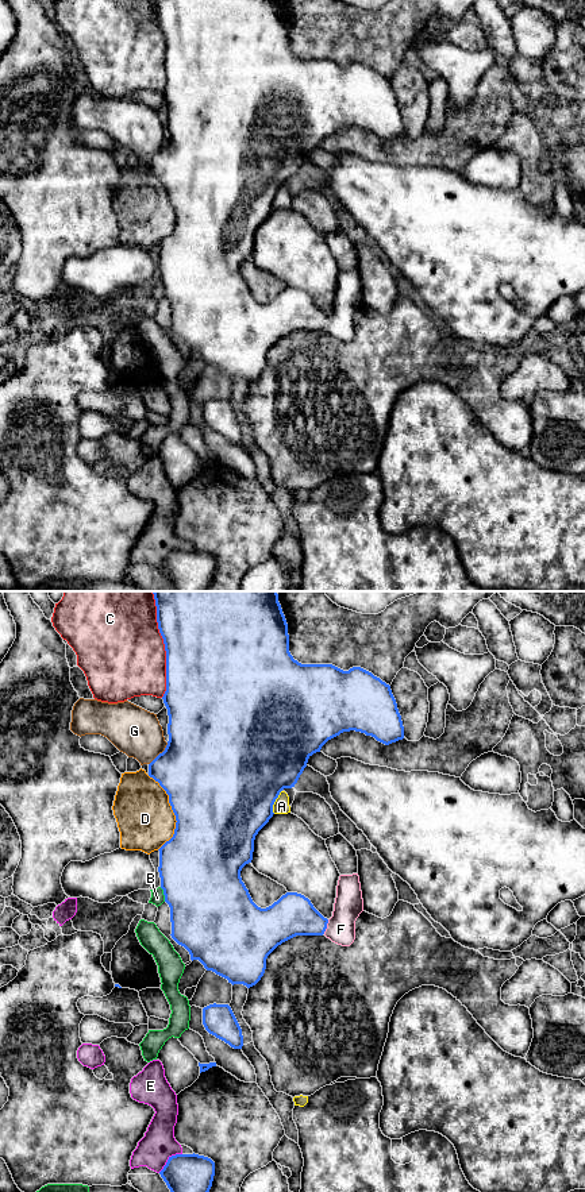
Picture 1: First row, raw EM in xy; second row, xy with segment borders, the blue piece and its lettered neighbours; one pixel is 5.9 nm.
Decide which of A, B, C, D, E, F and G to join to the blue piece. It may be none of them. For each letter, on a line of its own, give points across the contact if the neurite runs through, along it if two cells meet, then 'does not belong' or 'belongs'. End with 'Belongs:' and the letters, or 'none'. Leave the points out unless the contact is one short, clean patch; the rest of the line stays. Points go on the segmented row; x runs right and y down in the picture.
A: does not belong
B: does not belong
C: does not belong
D: does not belong
E: does not belong
F: way xy (293, 914), (316, 925), (326, 926), (341, 929); belongs
G: does not belong
Belongs: F

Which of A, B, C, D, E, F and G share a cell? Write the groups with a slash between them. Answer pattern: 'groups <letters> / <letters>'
groups A / B / C / D / E / F / G

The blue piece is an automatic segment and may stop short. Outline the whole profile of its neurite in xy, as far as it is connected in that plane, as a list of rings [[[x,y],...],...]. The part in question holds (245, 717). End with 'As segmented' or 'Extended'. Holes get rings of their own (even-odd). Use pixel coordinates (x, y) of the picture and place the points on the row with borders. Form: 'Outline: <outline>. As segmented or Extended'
Outline: [[[153,591],[157,606],[157,622],[166,651],[166,691],[162,697],[168,709],[169,741],[162,753],[149,764],[149,776],[153,778],[169,795],[169,803],[176,815],[173,837],[159,850],[159,877],[165,902],[170,907],[172,938],[184,946],[190,960],[199,960],[207,971],[247,988],[255,985],[265,973],[268,956],[282,942],[296,936],[326,936],[332,942],[350,946],[355,940],[355,921],[363,911],[363,899],[358,873],[340,875],[336,886],[336,898],[332,917],[324,918],[308,898],[297,892],[286,892],[266,909],[258,907],[240,877],[242,868],[251,863],[254,840],[258,832],[273,817],[273,805],[284,788],[292,788],[307,767],[308,759],[320,752],[322,747],[343,732],[361,732],[389,745],[404,738],[404,726],[390,686],[372,672],[353,667],[343,671],[332,664],[301,664],[289,652],[288,624],[278,602],[277,591]]]. Extended

